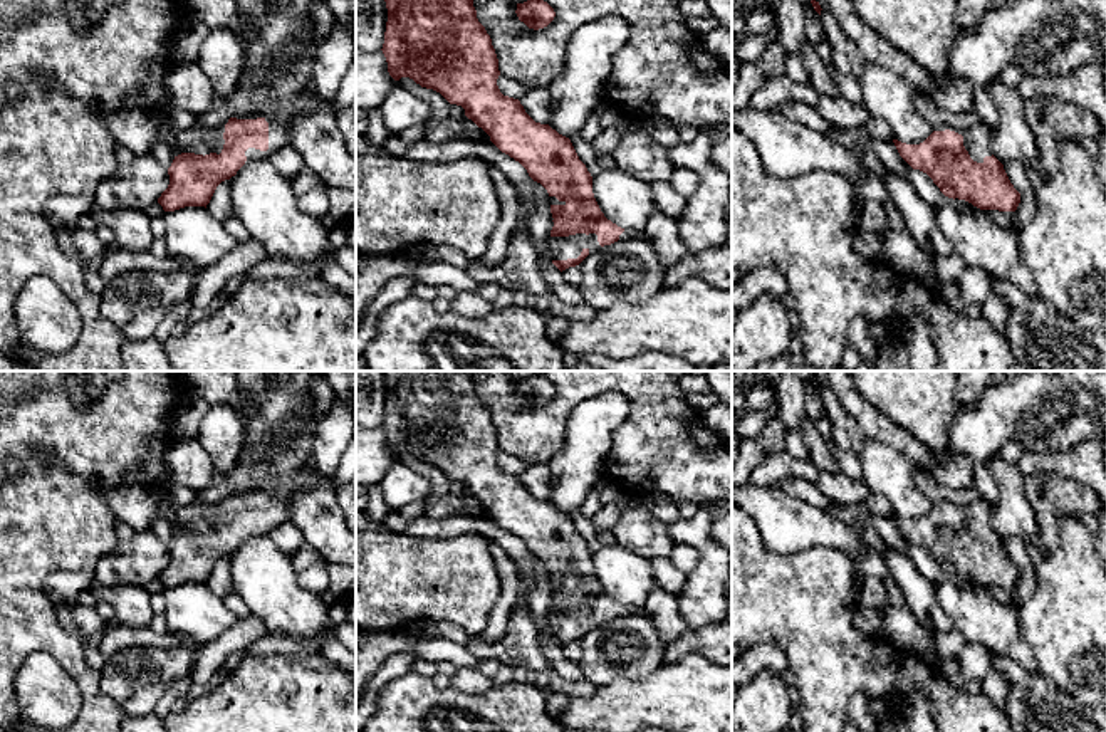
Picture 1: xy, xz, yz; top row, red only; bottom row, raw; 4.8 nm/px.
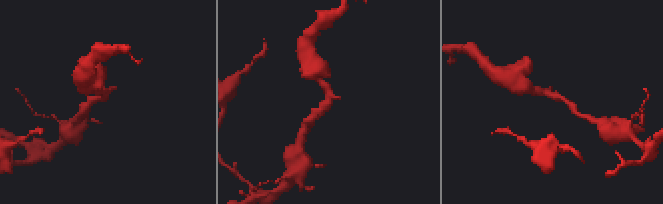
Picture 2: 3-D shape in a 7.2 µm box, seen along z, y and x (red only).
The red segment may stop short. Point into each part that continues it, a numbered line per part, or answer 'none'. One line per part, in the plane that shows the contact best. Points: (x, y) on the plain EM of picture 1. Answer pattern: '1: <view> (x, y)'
1: xy (277, 496)

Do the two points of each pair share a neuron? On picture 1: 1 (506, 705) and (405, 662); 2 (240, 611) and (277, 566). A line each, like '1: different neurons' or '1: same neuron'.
1: different neurons
2: different neurons

